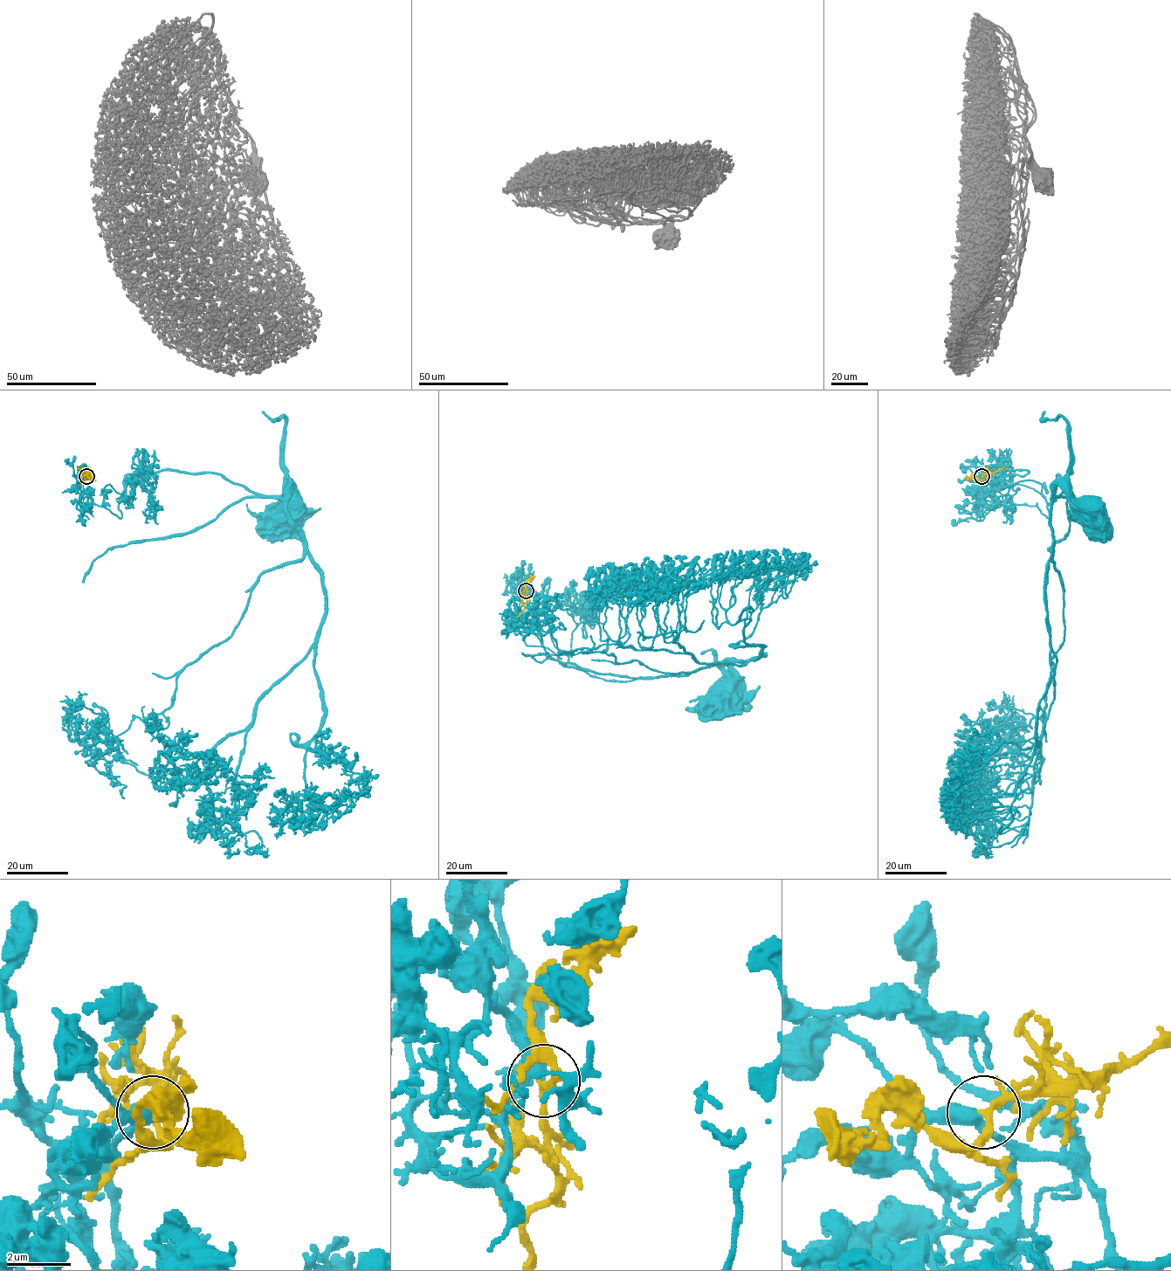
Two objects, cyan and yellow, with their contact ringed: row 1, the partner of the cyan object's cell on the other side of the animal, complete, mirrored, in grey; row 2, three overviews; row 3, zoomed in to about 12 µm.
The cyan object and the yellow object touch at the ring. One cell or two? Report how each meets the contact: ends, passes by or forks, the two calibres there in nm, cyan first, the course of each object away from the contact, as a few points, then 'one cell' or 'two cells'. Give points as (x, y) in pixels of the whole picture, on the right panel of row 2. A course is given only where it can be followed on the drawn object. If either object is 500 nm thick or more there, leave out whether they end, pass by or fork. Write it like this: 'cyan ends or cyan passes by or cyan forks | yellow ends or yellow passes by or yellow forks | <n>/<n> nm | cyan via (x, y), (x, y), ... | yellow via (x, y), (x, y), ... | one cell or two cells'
cyan passes by | yellow passes by | 340/200 nm | cyan via (981, 476), (1004, 500), (1036, 503), (1048, 518), (1056, 476), (1071, 470), (1051, 500), (1057, 485), (1091, 516) | yellow via (981, 476), (1008, 467) | one cell

